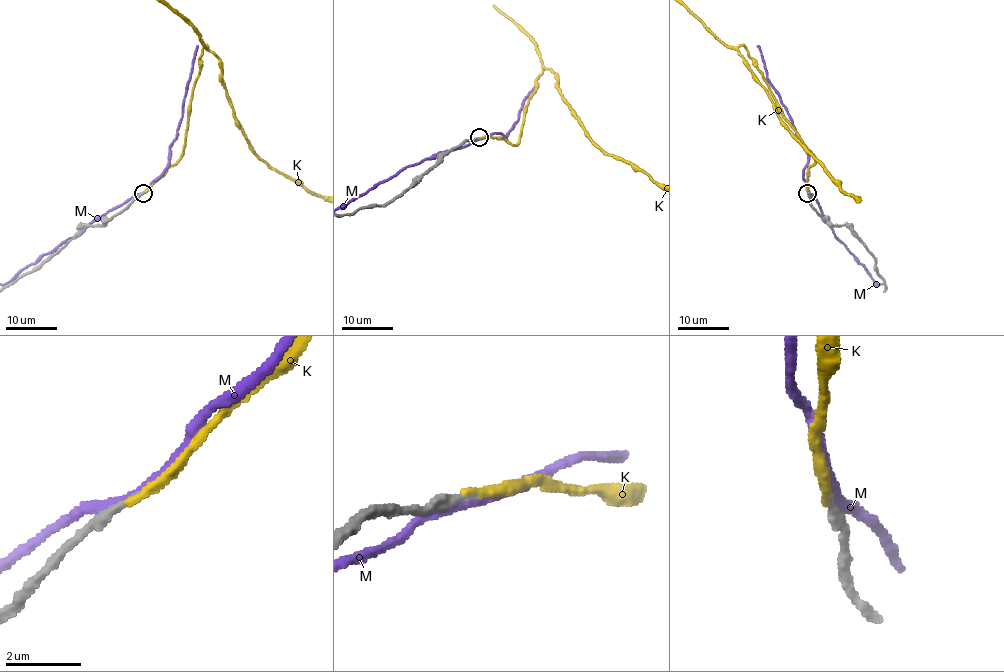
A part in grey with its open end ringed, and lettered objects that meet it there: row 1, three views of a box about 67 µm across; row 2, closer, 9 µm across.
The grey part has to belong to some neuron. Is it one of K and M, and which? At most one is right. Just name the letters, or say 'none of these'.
K

